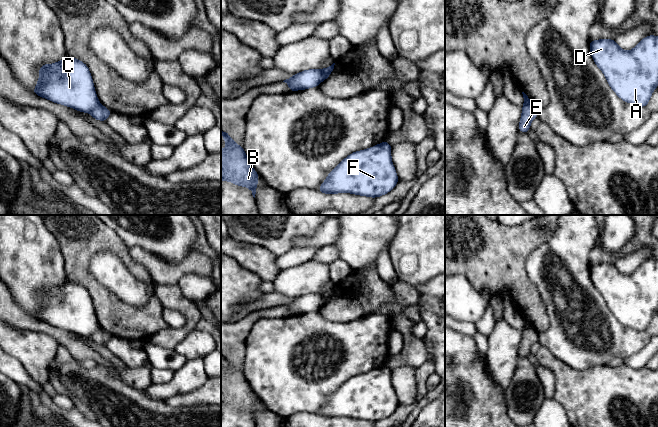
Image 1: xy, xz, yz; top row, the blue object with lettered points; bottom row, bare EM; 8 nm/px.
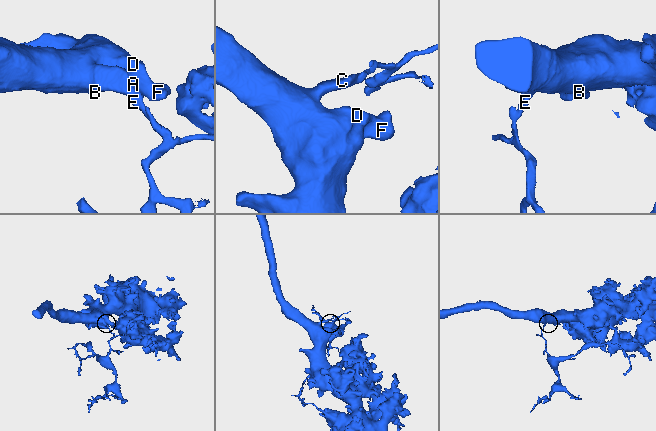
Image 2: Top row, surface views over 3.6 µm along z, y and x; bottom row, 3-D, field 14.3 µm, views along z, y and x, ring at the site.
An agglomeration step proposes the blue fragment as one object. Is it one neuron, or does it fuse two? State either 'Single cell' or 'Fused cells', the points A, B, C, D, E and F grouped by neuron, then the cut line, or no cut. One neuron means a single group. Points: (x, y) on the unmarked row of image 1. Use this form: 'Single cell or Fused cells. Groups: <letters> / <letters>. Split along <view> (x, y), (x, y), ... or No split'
Fused cells. Groups: A B C D F / E. Split along xz (322, 293), (322, 303), (320, 305)

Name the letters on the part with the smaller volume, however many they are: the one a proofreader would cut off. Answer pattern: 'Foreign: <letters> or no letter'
Foreign: E

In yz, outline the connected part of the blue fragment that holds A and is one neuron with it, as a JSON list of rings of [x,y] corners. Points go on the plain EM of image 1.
[[[658,260],[644,261],[630,275],[620,272],[614,263],[590,264],[589,272],[593,285],[615,318],[624,326],[647,331],[653,314],[658,312]]]

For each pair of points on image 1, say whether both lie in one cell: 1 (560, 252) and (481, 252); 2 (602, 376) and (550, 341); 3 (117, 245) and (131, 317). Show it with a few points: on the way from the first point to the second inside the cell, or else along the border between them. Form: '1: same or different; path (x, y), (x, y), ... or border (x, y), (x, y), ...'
1: different; border (550, 238), (527, 257), (527, 275)
2: different; border (566, 363), (575, 369), (607, 365)
3: same; path (92, 249), (83, 258), (83, 276), (106, 300)

